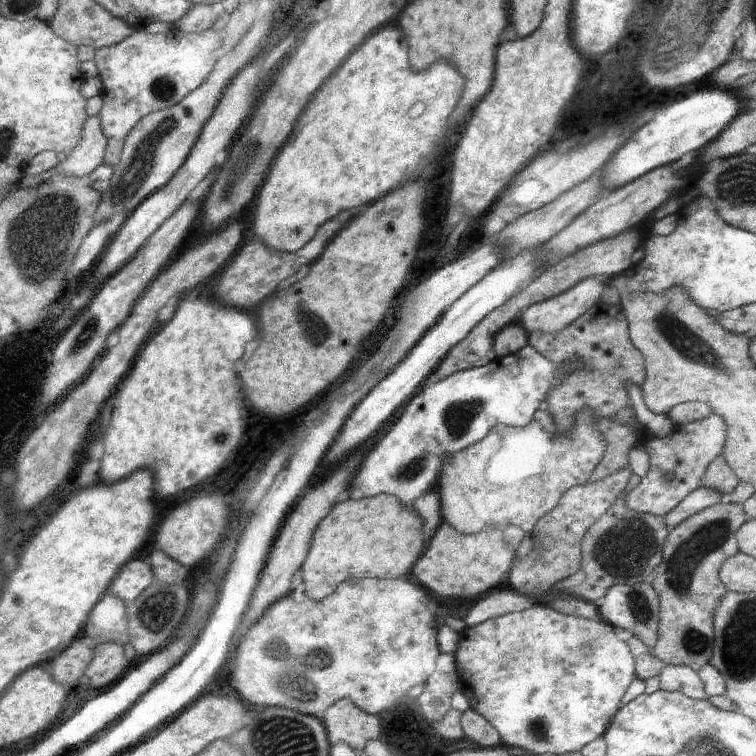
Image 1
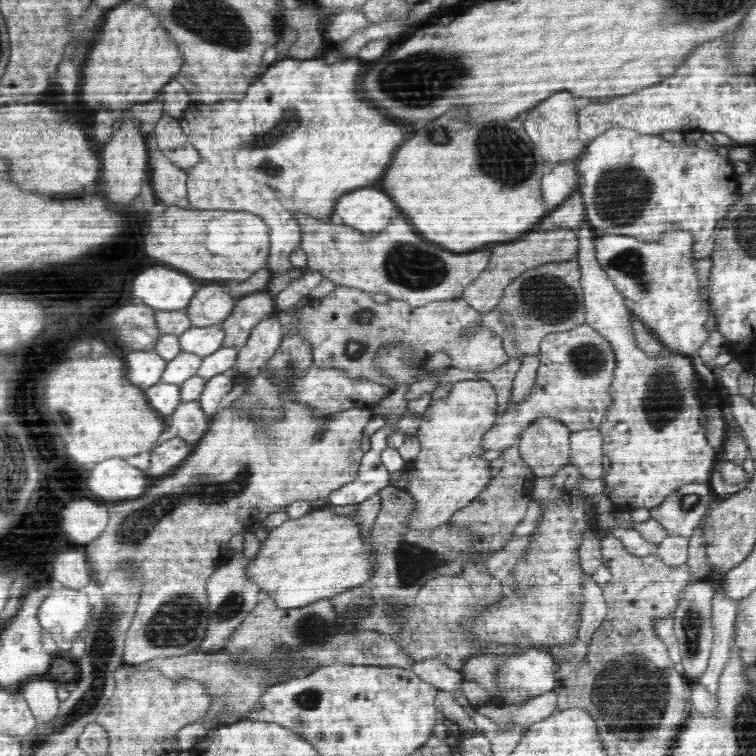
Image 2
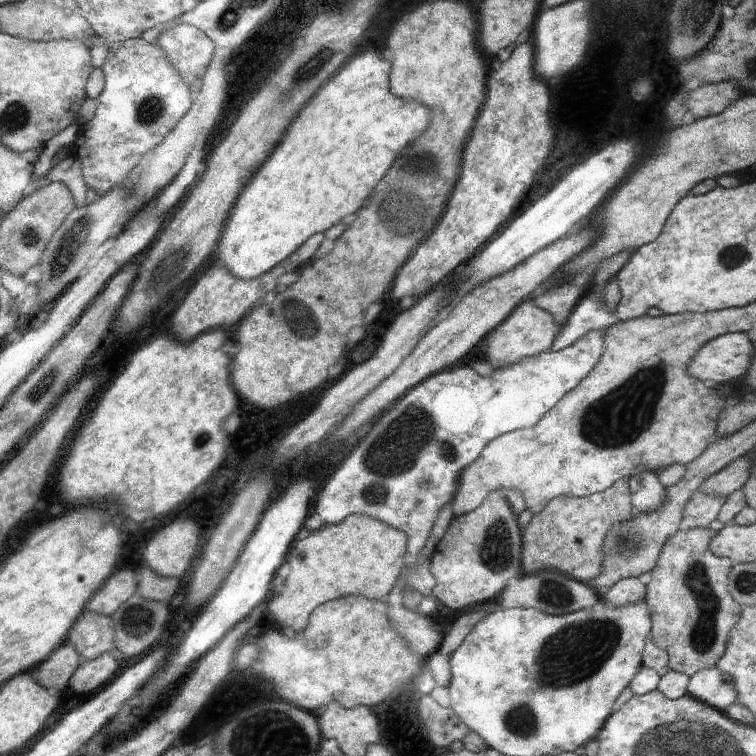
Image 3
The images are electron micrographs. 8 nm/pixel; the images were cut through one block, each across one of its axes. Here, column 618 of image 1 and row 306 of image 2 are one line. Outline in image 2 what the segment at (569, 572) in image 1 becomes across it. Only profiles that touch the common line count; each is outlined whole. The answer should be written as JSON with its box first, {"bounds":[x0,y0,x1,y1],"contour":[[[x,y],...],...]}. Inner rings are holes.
{"bounds":[462,226,578,314],"contour":[[[542,226],[532,228],[524,238],[520,238],[516,242],[496,244],[492,248],[492,258],[490,258],[490,264],[488,264],[488,270],[484,270],[484,274],[480,274],[480,278],[476,282],[472,282],[467,286],[462,298],[474,310],[478,310],[482,314],[492,311],[502,300],[504,288],[515,278],[522,276],[531,268],[536,268],[546,263],[566,262],[575,258],[578,252],[577,244],[577,229],[552,227],[542,230]]]}

